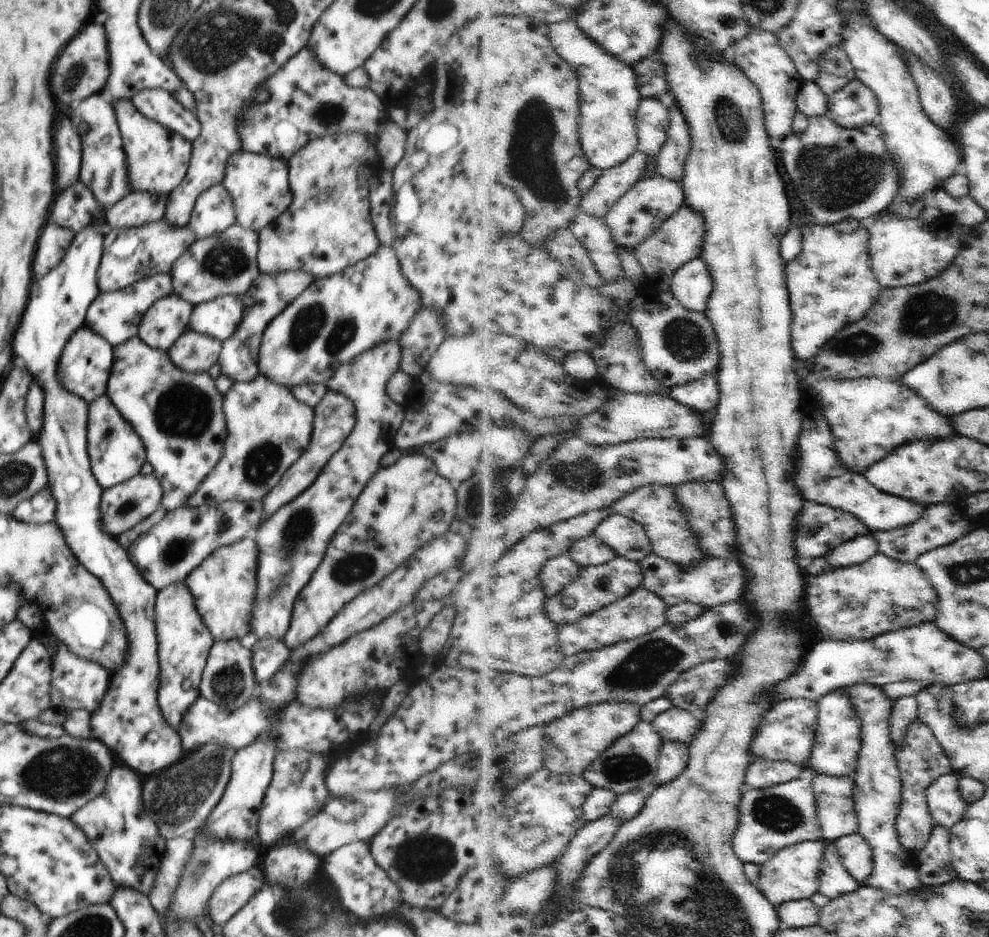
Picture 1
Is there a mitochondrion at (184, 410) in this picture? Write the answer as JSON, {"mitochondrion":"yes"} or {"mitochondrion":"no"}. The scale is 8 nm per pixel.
{"mitochondrion":"yes"}

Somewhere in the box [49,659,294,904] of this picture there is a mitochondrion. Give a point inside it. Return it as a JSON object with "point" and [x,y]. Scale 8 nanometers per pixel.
{"point":[176,800]}

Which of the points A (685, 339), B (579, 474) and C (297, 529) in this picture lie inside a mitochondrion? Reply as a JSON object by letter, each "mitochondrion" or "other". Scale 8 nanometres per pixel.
{"A":"mitochondrion","B":"mitochondrion","C":"mitochondrion"}

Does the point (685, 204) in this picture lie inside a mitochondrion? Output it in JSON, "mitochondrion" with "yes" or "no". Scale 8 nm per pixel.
{"mitochondrion":"no"}

